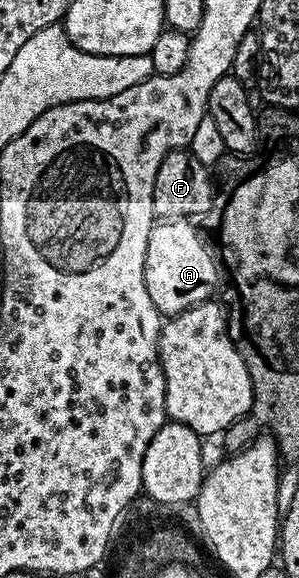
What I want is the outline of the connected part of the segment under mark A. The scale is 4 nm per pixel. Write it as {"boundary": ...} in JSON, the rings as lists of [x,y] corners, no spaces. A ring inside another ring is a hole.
{"boundary":[[[189,218],[167,219],[155,222],[148,237],[148,253],[144,257],[144,285],[148,289],[148,297],[152,297],[152,305],[156,305],[158,314],[163,317],[173,317],[192,309],[196,305],[207,302],[210,295],[220,283],[220,267],[215,256],[202,244],[198,231]]]}

